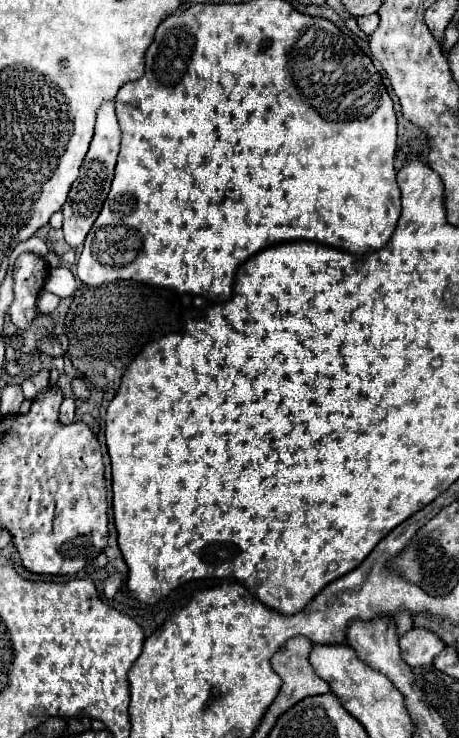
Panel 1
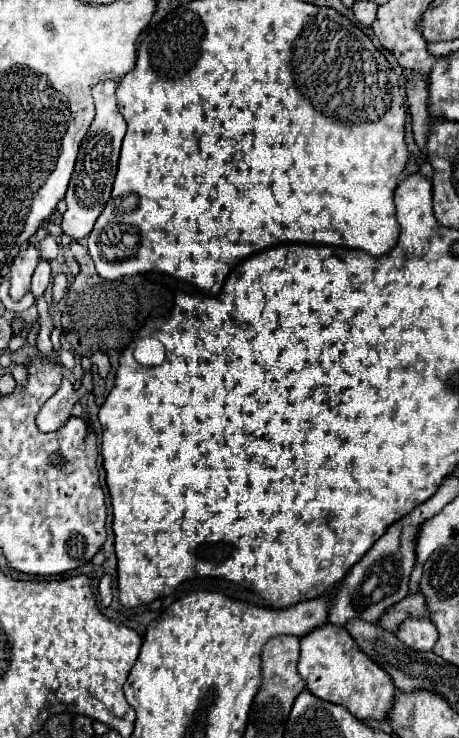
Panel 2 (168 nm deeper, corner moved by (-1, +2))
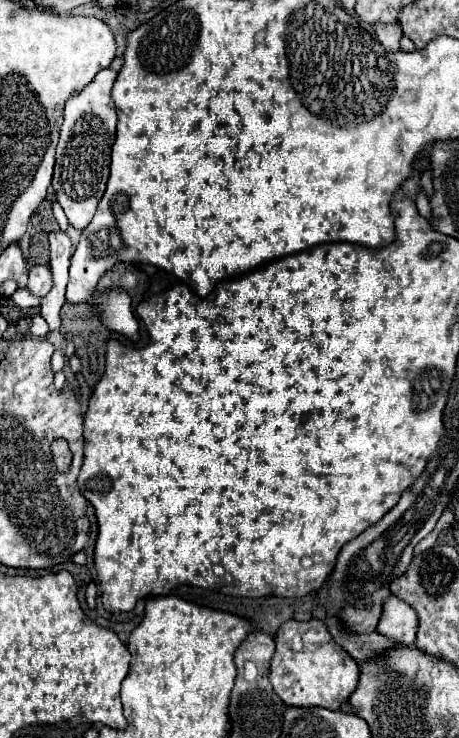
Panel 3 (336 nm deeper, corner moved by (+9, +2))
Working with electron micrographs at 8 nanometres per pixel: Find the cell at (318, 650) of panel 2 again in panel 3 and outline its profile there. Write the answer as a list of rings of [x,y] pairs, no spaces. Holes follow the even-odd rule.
[[[318,619],[286,621],[276,637],[276,651],[270,661],[270,683],[288,707],[340,709],[358,683],[358,663],[334,641],[326,625]]]

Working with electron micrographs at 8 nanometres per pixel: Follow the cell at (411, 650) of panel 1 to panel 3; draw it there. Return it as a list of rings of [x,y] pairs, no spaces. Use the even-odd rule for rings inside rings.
[[[390,595],[382,605],[382,617],[378,621],[376,631],[386,635],[388,639],[404,645],[412,645],[416,641],[416,627],[418,617],[406,601],[400,601],[398,597]]]

